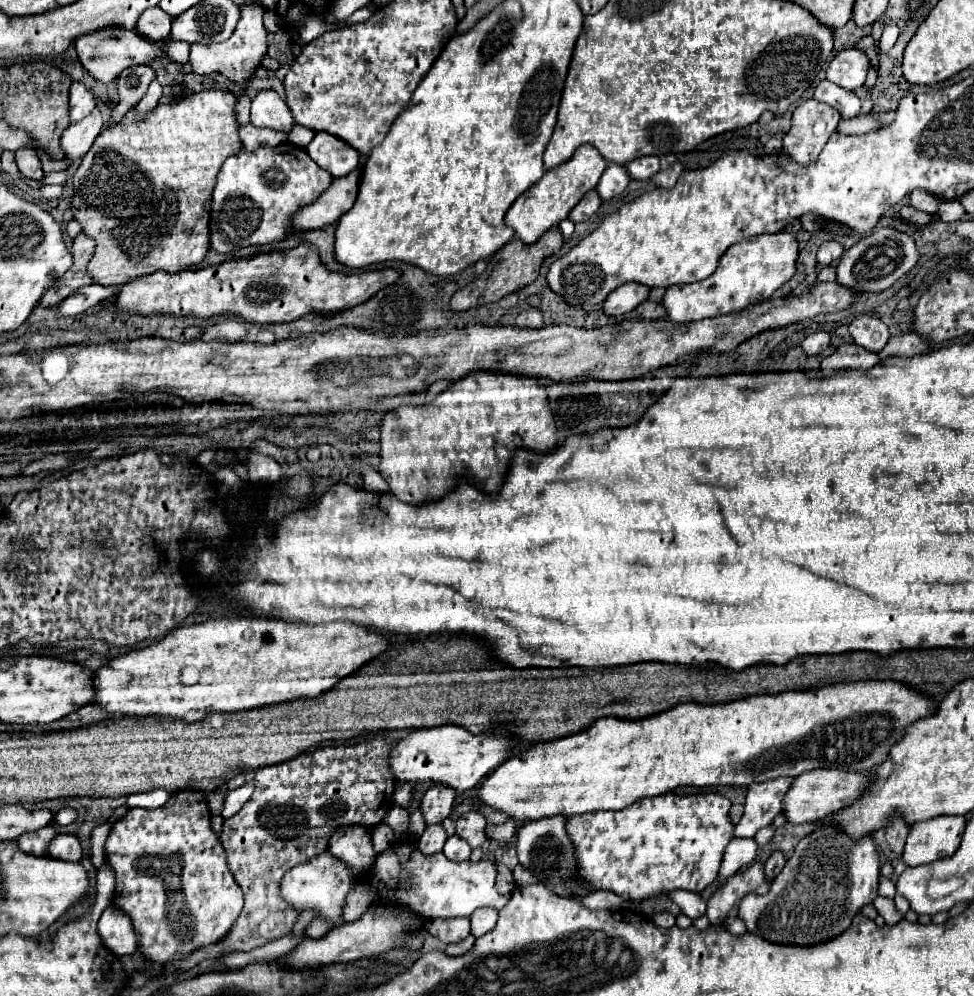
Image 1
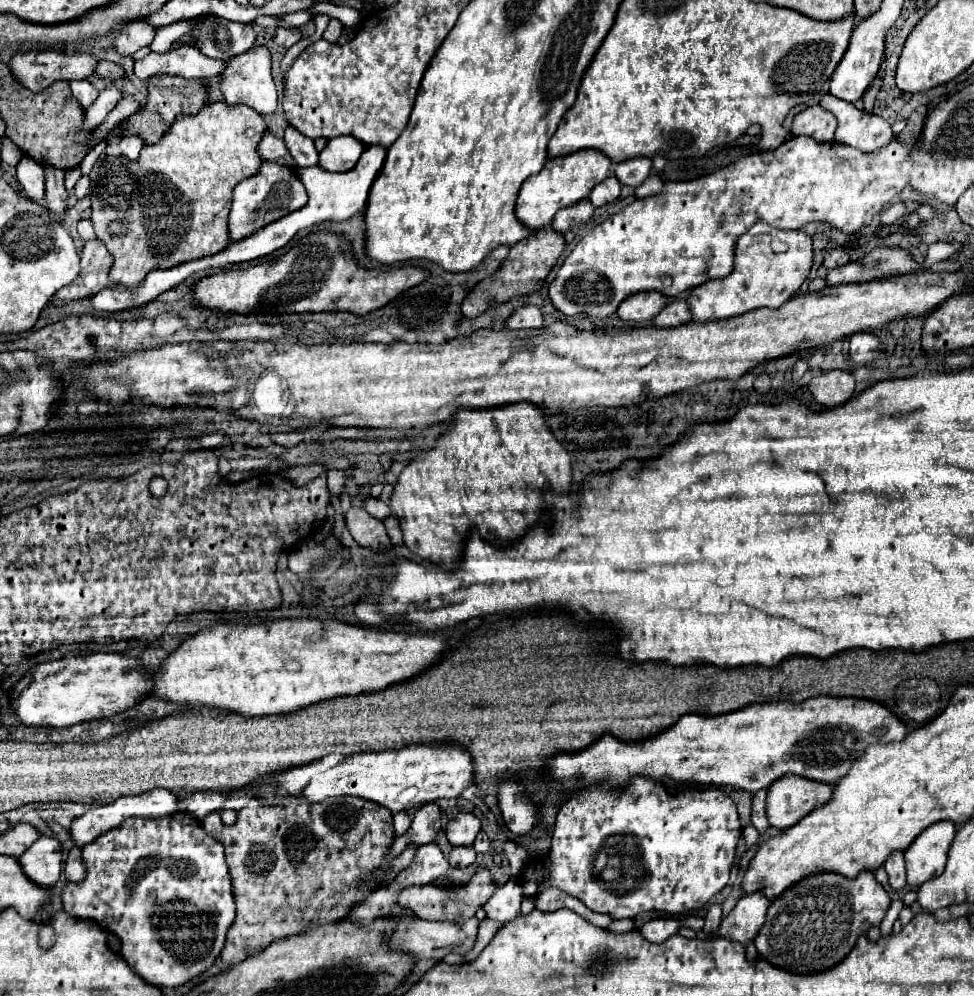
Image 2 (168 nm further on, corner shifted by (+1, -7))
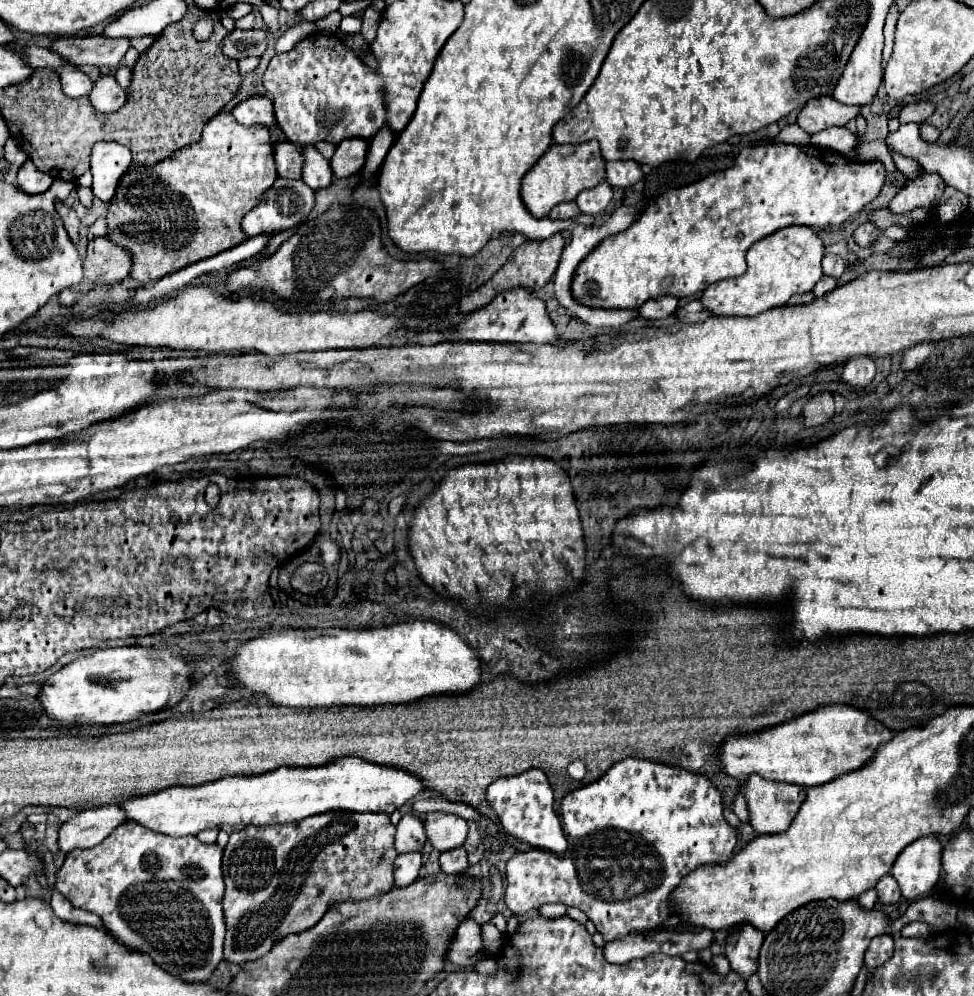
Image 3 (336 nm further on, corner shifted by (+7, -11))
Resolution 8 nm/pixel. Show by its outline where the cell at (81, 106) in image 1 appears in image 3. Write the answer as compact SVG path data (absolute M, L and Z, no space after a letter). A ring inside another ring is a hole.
M61 66L61 68L57 68L57 76L63 86L63 92L71 98L89 96L89 92L93 88L93 82L89 80L89 76L85 72L81 72L77 66Z

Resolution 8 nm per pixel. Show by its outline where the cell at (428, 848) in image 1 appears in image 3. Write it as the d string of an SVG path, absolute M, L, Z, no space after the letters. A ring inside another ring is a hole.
M419 852L399 854L395 858L395 868L393 868L395 884L399 884L399 886L413 884L419 876L419 870L421 870L421 854Z

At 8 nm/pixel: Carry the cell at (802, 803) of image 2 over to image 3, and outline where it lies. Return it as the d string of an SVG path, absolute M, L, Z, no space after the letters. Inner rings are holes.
M757 774L747 778L743 784L743 794L747 800L747 810L749 810L749 824L757 834L773 834L773 832L783 832L789 828L791 820L795 818L799 806L803 804L805 798L805 788L797 784L787 784L787 782L775 782L775 780L765 780Z

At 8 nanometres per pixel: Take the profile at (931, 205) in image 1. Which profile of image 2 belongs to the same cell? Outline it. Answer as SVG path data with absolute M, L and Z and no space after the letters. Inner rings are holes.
M895 202L895 204L891 204L891 206L883 212L881 222L883 222L883 224L895 224L899 218L903 218L903 216L907 216L907 214L909 214L909 208L907 208L903 202Z

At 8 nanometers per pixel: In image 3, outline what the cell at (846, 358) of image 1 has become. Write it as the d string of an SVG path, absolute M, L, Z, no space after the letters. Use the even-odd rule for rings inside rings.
M829 392L817 394L815 398L811 398L803 406L803 418L805 418L807 428L813 428L813 426L827 422L833 414L835 414L835 402L833 402L833 396Z

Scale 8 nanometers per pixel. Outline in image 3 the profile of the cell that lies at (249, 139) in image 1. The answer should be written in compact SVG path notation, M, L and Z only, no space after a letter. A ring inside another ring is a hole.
M283 142L275 146L275 162L277 162L277 172L283 178L293 178L299 180L303 172L303 154L301 146L295 146L291 142Z

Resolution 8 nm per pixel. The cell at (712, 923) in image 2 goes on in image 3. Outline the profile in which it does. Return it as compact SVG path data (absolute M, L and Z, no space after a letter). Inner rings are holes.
M715 956L713 960L711 960L711 966L713 966L713 972L715 974L719 974L721 978L725 978L727 974L729 974L729 960L725 958L725 956Z

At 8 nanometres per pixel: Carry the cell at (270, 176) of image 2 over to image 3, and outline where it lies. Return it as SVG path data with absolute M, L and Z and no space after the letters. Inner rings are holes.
M277 178L275 186L267 190L263 202L243 218L243 232L247 236L257 236L257 234L277 234L283 230L291 230L309 216L313 206L315 206L315 192L303 180Z

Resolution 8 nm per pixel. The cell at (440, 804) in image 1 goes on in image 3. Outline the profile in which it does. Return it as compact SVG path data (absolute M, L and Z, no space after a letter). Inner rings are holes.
M407 814L401 818L397 824L395 832L395 850L401 852L419 852L425 844L425 834L423 834L423 820L415 814Z

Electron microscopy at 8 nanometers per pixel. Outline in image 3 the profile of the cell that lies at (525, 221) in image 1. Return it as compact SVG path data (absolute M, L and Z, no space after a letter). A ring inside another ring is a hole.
M589 140L583 144L555 144L553 142L549 150L537 160L537 164L525 174L523 184L521 184L521 196L527 210L533 216L543 218L559 202L575 200L575 196L581 190L595 188L603 180L605 180L605 158L601 156L597 140Z

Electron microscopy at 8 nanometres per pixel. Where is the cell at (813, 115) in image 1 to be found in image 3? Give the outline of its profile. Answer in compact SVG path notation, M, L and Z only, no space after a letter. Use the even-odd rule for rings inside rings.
M819 96L819 98L809 100L801 108L797 124L807 134L815 134L815 132L821 132L831 126L845 126L851 118L855 118L859 114L859 110L861 108L845 106L831 96Z

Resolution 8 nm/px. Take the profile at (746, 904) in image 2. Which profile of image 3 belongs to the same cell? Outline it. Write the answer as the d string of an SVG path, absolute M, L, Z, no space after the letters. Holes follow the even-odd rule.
M735 926L727 936L727 960L731 962L731 970L737 972L743 980L757 972L759 946L763 944L765 934L755 930L753 926Z

